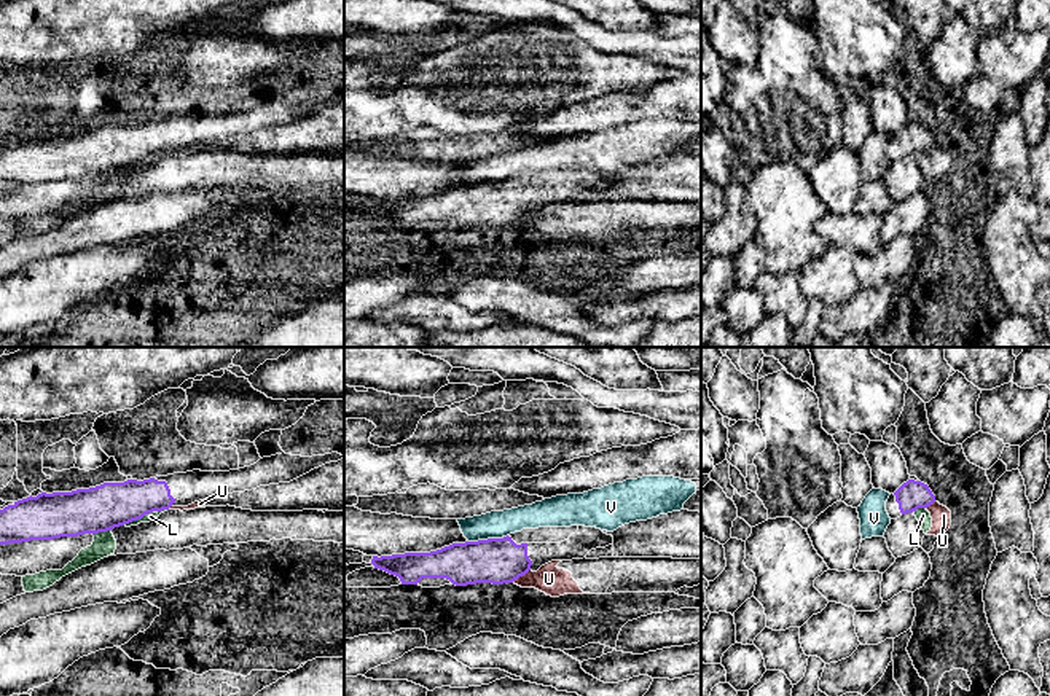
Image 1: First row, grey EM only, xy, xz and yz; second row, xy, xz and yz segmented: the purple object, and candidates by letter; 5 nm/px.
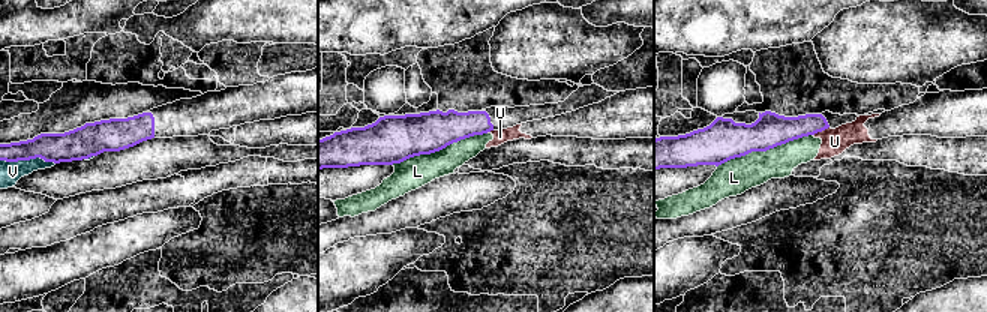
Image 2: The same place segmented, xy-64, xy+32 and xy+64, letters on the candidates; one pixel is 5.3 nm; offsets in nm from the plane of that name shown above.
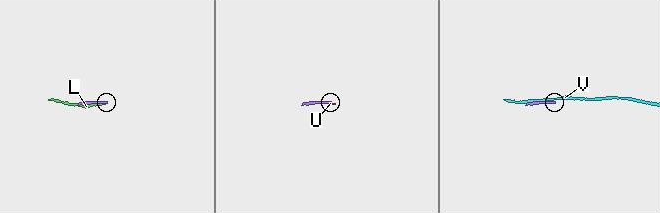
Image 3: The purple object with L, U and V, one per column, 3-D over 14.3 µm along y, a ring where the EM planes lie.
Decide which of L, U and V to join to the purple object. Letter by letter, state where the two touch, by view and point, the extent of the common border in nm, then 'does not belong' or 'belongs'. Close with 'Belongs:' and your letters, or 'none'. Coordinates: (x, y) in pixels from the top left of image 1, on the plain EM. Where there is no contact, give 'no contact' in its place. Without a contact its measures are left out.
L: xy (137, 161) | 170 nm | does not belong
U: xz (520, 218) | 120 nm | does not belong
V: xz (485, 183) | 170 nm | does not belong
Belongs: none

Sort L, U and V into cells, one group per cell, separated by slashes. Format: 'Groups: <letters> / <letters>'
Groups: L U / V

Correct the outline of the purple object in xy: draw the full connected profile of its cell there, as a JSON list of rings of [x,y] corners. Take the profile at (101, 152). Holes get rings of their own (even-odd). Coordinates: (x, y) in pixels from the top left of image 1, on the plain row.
[[[282,96],[229,115],[193,113],[143,124],[104,126],[72,135],[41,135],[0,153],[0,188],[107,175],[170,150],[290,126],[341,102],[344,99],[338,96],[312,100]]]

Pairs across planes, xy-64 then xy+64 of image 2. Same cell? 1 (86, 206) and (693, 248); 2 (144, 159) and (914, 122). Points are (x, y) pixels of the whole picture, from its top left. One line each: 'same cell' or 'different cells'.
1: different cells
2: different cells

